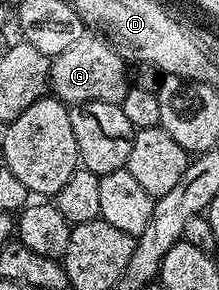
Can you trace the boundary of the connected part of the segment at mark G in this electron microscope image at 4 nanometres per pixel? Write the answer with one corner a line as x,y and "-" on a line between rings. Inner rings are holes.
87,35
67,47
49,62
49,84
52,96
58,97
66,105
72,107
88,101
121,104
123,95
131,88
131,77
125,74
126,58
110,47
100,36

